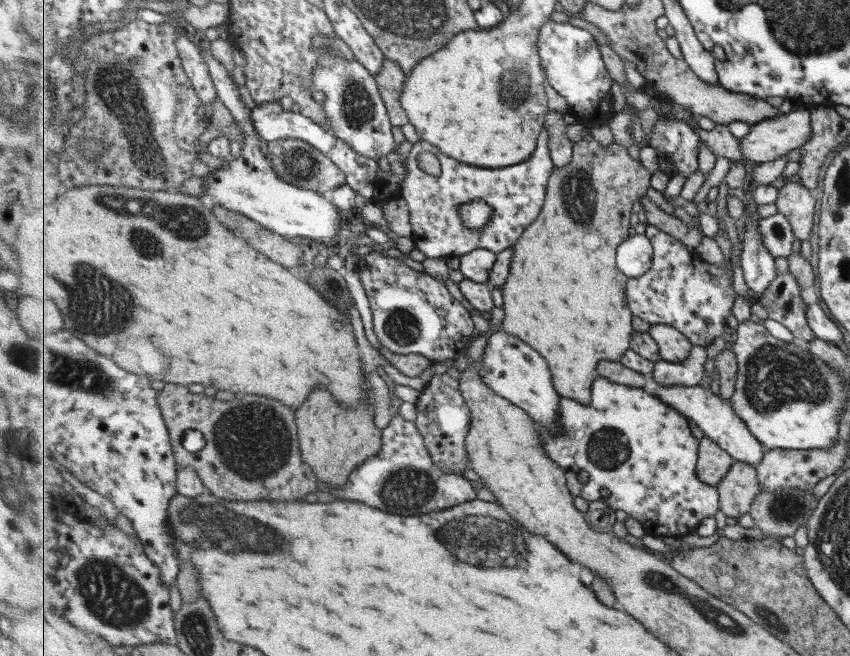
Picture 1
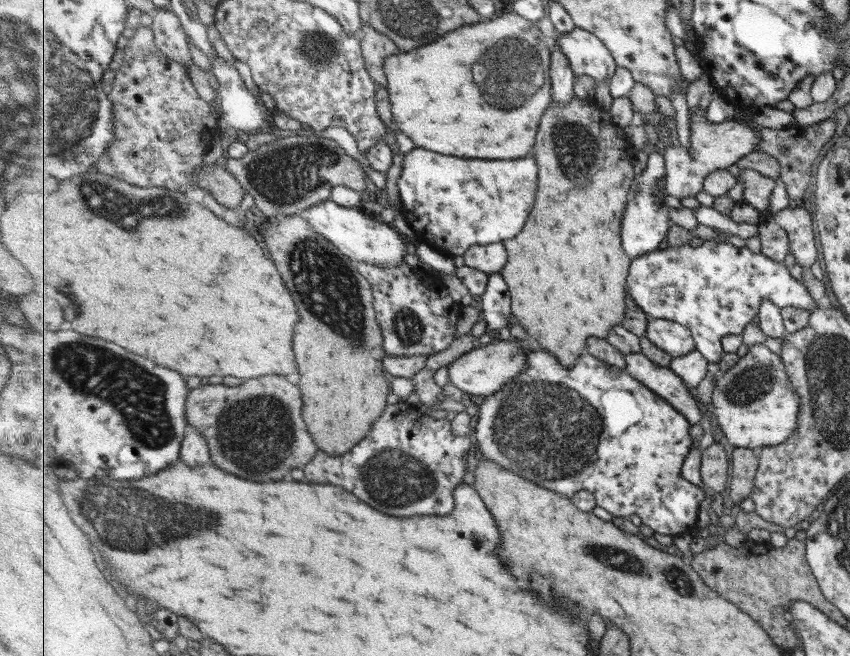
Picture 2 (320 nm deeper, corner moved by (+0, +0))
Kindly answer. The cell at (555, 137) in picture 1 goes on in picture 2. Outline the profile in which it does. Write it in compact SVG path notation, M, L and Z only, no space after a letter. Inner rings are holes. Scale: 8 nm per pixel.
M553 40L550 77L552 78L552 100L555 100L557 104L569 104L573 100L575 75L571 61L561 50L561 46Z

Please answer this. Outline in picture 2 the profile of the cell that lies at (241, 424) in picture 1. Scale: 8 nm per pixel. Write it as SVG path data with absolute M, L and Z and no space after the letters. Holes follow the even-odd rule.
M265 375L247 379L239 386L227 386L223 382L220 385L199 385L190 391L186 415L189 424L195 425L205 435L209 443L209 451L217 466L221 466L223 470L229 470L231 474L237 474L241 478L249 478L255 482L291 478L289 474L295 466L309 464L319 451L308 424L305 424L301 390L299 386L289 382L287 376Z

